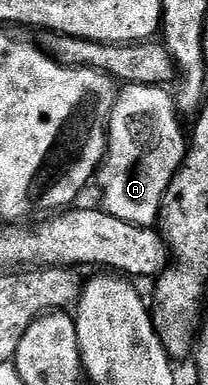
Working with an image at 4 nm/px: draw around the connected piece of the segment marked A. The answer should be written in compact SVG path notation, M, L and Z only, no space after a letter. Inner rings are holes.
M126 84L119 92L109 122L105 162L95 181L103 193L102 208L128 224L153 227L160 218L167 189L188 151L176 98L162 87Z

